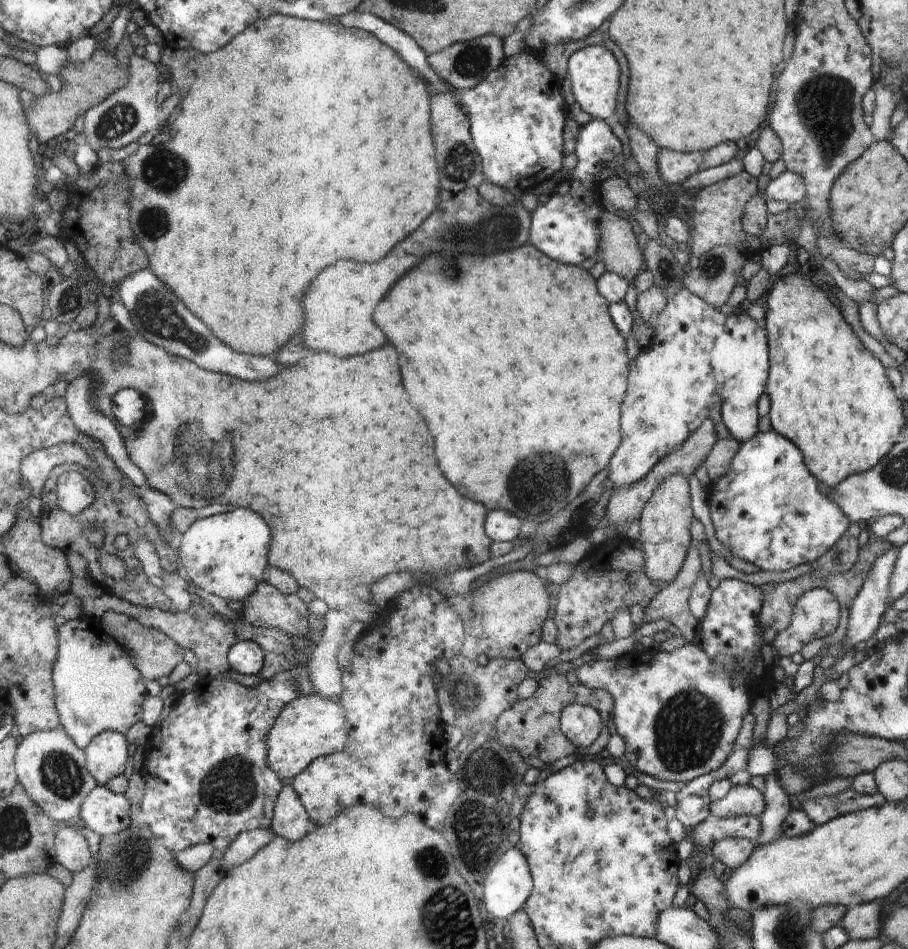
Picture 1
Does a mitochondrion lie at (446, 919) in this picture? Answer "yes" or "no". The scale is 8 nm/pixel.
yes

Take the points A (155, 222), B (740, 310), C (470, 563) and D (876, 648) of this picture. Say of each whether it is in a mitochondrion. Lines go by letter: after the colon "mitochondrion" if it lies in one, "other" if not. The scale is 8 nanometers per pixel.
A: mitochondrion
B: other
C: other
D: other

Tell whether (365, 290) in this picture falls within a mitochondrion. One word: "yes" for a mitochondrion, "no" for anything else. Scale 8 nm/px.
no

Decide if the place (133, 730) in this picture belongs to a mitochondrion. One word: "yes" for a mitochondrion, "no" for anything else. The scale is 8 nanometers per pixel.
no

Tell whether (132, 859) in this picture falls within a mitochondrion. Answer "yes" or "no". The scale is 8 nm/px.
yes

